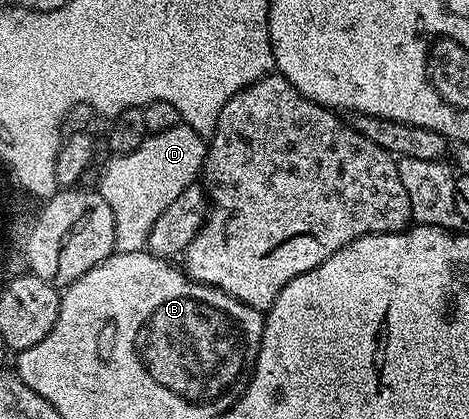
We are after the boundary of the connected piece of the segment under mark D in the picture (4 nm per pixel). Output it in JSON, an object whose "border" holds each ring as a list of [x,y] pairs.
{"border":[[[185,123],[172,127],[172,131],[151,133],[136,147],[136,151],[111,156],[102,182],[96,185],[104,203],[112,207],[116,223],[114,247],[120,253],[141,253],[152,231],[152,223],[188,186],[199,180],[202,162],[206,160],[207,142],[203,134],[192,131]]]}

